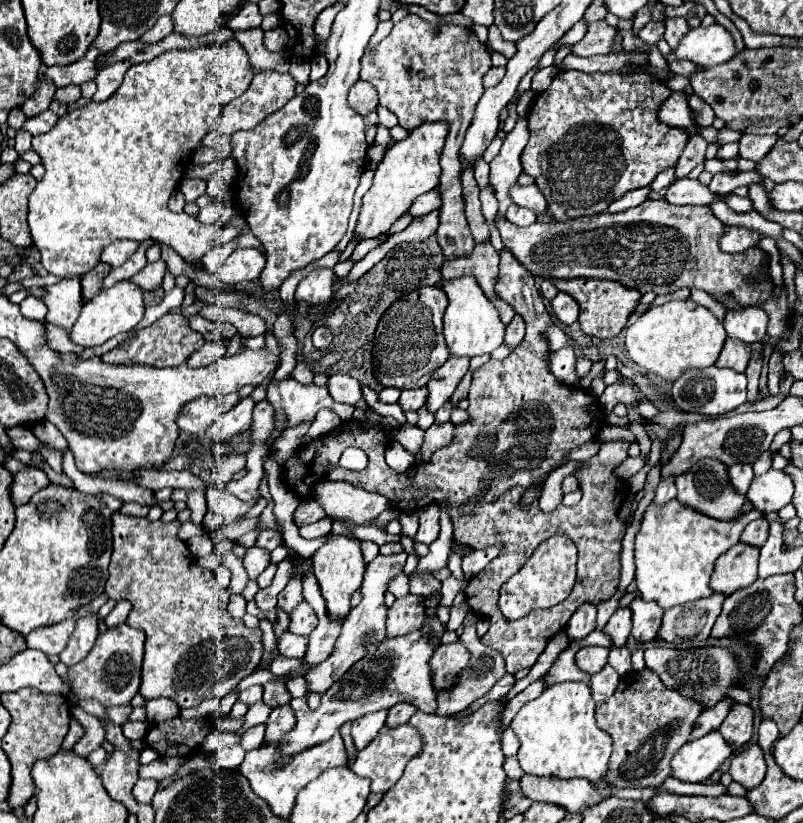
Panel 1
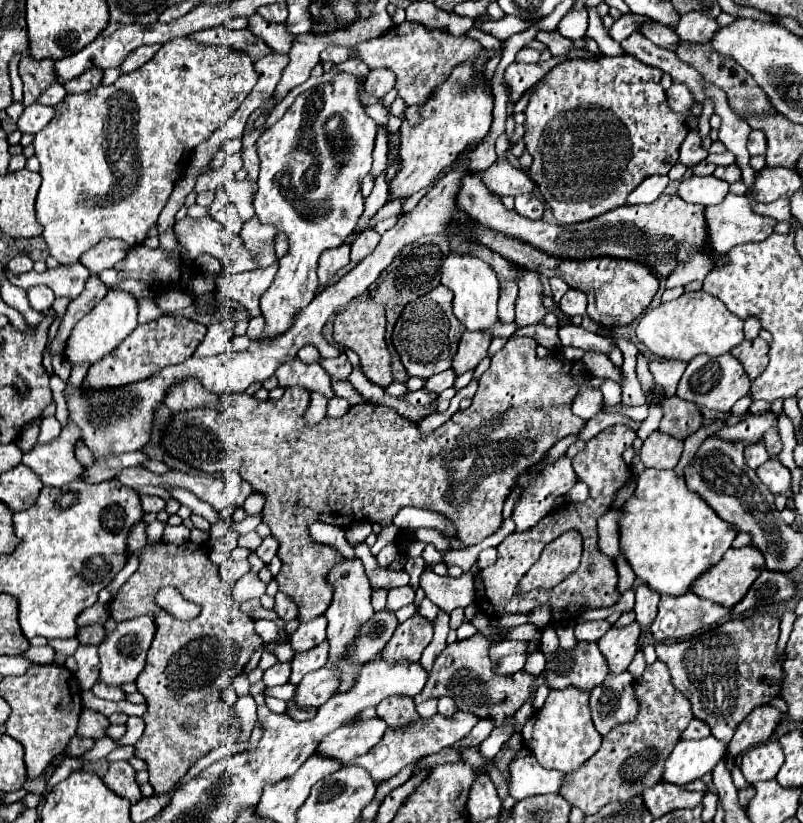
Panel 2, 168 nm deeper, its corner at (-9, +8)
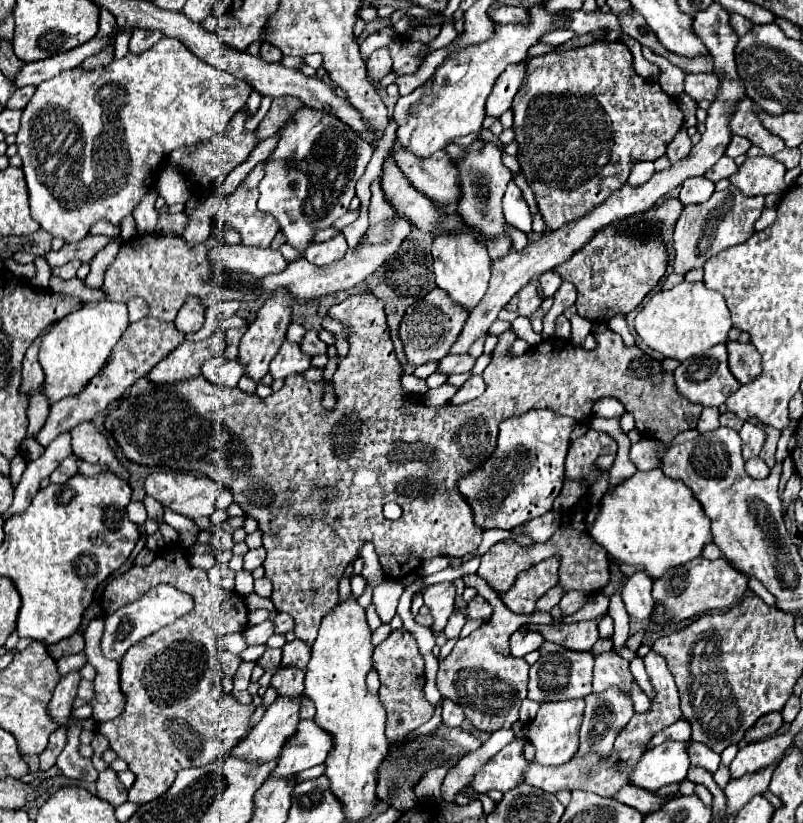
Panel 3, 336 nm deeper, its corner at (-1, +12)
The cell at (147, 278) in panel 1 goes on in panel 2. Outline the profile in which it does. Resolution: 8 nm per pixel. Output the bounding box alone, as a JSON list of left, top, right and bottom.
[99,268,125,288]

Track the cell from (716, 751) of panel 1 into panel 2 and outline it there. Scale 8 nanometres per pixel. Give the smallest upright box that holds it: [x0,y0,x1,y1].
[663,736,725,786]

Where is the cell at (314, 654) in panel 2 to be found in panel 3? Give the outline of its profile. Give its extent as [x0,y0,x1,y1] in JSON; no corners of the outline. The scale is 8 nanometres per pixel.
[271,668,305,698]

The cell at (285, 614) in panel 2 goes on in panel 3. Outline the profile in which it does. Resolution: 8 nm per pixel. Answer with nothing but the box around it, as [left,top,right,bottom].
[275,614,295,634]

